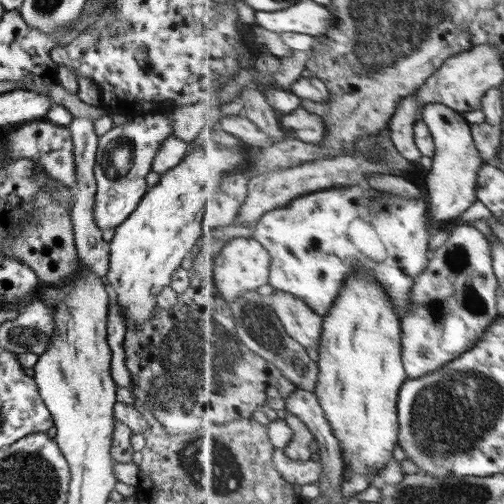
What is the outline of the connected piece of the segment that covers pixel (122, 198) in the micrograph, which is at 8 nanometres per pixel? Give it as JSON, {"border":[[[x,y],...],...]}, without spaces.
{"border":[[[167,114],[144,115],[126,125],[113,127],[110,132],[100,136],[94,168],[97,192],[93,213],[102,232],[119,227],[143,200],[149,188],[146,175],[150,174],[160,145],[169,136],[173,136],[173,131]]]}

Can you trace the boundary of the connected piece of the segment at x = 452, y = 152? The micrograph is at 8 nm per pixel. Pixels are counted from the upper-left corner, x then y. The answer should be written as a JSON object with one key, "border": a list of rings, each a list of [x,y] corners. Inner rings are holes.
{"border":[[[436,102],[426,106],[422,119],[430,126],[437,144],[437,154],[433,157],[433,166],[426,178],[435,234],[440,230],[442,221],[464,216],[479,200],[479,171],[486,162],[474,138],[472,125],[464,118],[464,113]]]}

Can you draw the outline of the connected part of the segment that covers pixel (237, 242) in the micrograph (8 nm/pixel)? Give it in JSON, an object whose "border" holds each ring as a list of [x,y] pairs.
{"border":[[[256,236],[230,238],[216,259],[216,282],[224,298],[231,303],[244,296],[244,292],[258,290],[260,286],[271,284],[273,256]]]}

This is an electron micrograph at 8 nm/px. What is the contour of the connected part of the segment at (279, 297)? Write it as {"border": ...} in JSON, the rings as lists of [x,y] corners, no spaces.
{"border":[[[275,288],[271,302],[290,337],[301,342],[305,348],[319,350],[325,330],[325,316],[317,313],[305,300],[285,290]]]}

